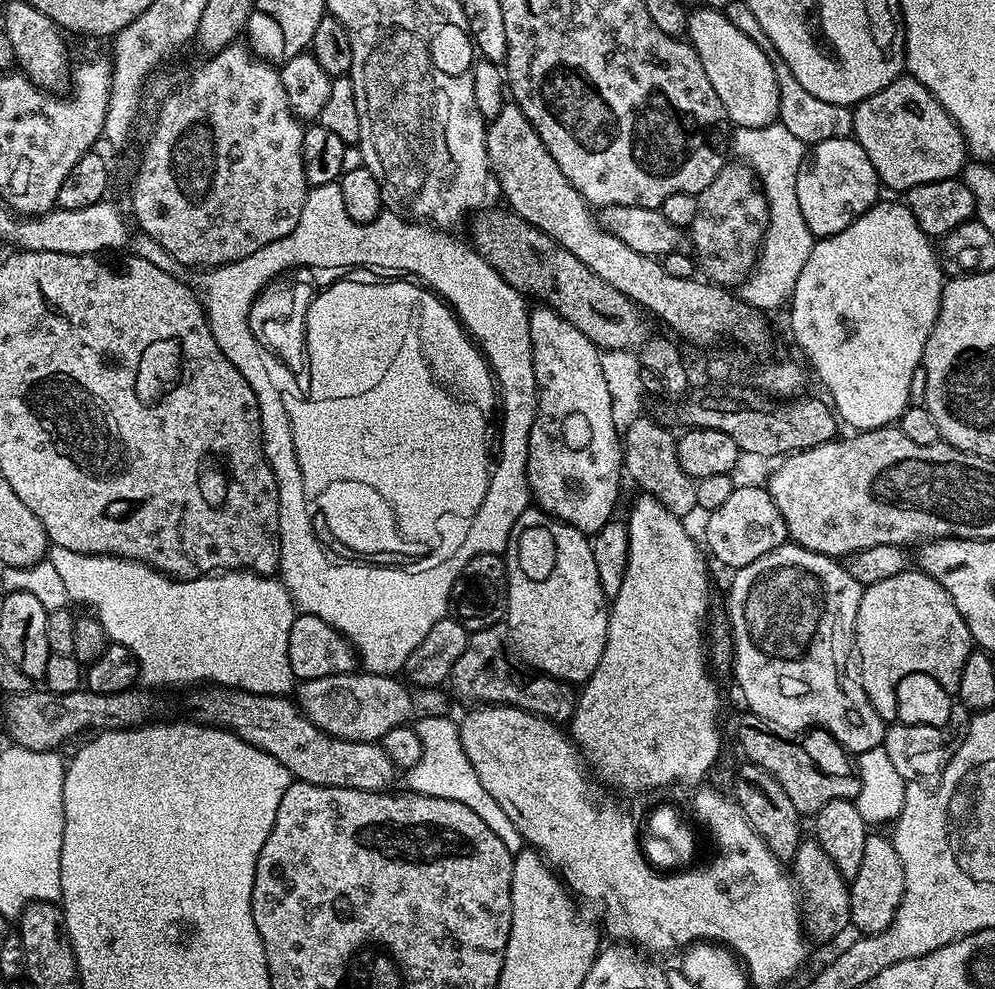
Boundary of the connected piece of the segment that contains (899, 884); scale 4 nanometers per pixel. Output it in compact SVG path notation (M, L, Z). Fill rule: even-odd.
M869 834L866 838L866 850L862 850L862 866L858 866L858 874L851 880L848 893L852 924L860 927L861 933L884 932L892 925L904 893L904 871L902 858L898 858L898 850L887 835Z

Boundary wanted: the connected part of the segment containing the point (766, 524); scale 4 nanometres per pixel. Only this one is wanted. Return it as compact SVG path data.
M744 484L733 487L729 498L712 513L707 515L706 542L715 558L729 569L750 566L762 554L770 554L770 550L781 548L789 539L788 527L774 506L774 498L767 487L756 484Z

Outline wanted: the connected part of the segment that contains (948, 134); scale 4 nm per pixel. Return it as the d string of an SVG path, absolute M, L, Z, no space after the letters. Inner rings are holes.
M907 74L900 75L894 83L870 94L861 104L852 108L852 136L862 146L862 150L866 150L870 162L874 162L874 170L881 185L885 189L893 188L900 194L926 182L959 177L970 156L964 135L960 133L960 128L952 121L950 114L936 101L934 94L930 94L925 84Z

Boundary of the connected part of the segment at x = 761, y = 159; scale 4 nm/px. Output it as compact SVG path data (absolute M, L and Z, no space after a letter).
M780 123L767 124L757 128L736 128L730 136L730 148L737 152L739 159L752 167L756 177L760 179L760 187L764 189L764 196L768 200L768 229L764 232L764 241L760 243L760 254L756 258L756 266L748 279L739 285L740 299L747 301L753 308L759 308L765 314L771 314L775 308L780 308L789 303L792 291L798 282L798 274L802 274L802 266L806 266L806 258L810 258L810 250L814 237L810 226L806 226L806 218L802 218L802 210L798 210L798 170L802 166L806 155L806 146L786 126Z

